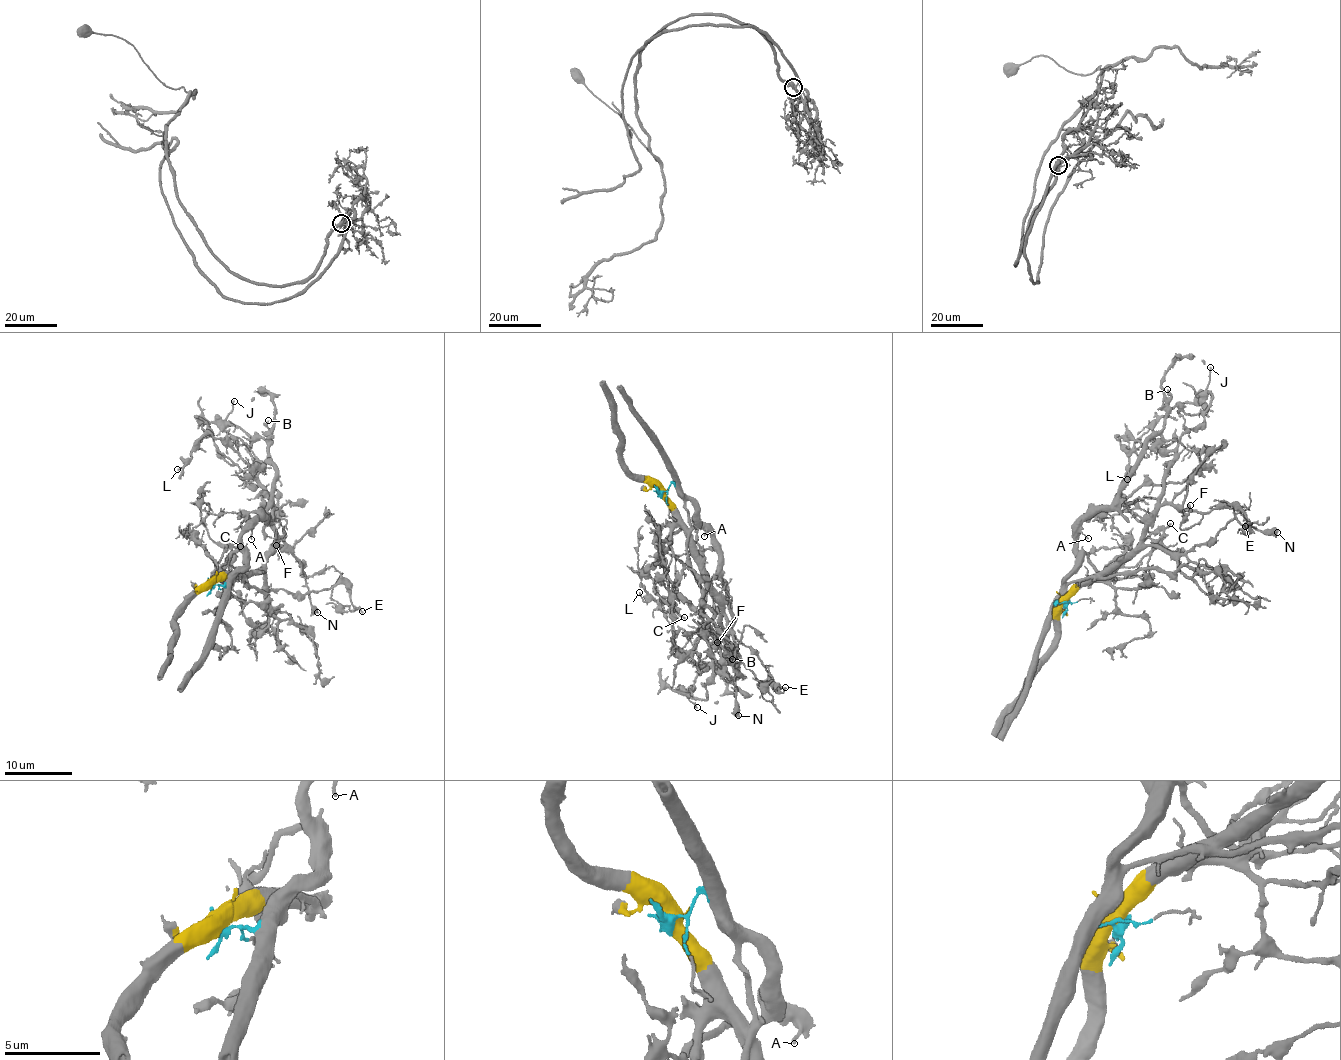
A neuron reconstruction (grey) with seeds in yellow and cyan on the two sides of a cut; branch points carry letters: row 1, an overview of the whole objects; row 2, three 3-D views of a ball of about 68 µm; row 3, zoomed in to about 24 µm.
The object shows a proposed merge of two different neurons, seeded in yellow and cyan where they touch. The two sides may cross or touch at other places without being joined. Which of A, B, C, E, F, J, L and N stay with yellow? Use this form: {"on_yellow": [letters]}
{"on_yellow": ["C", "E", "F", "J", "N"]}

